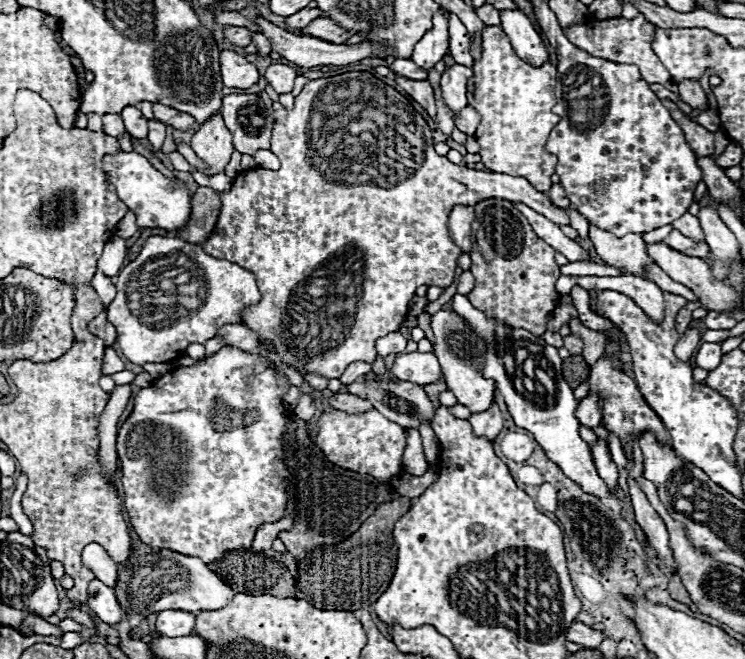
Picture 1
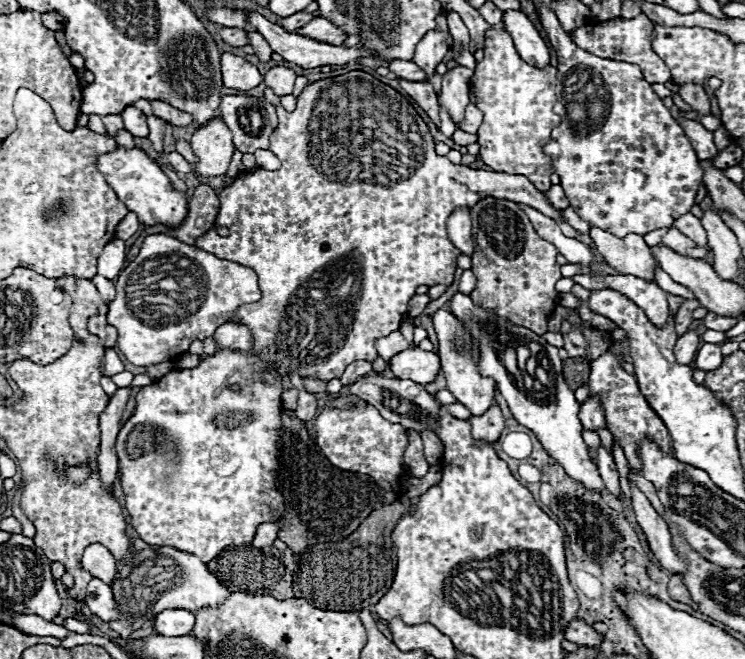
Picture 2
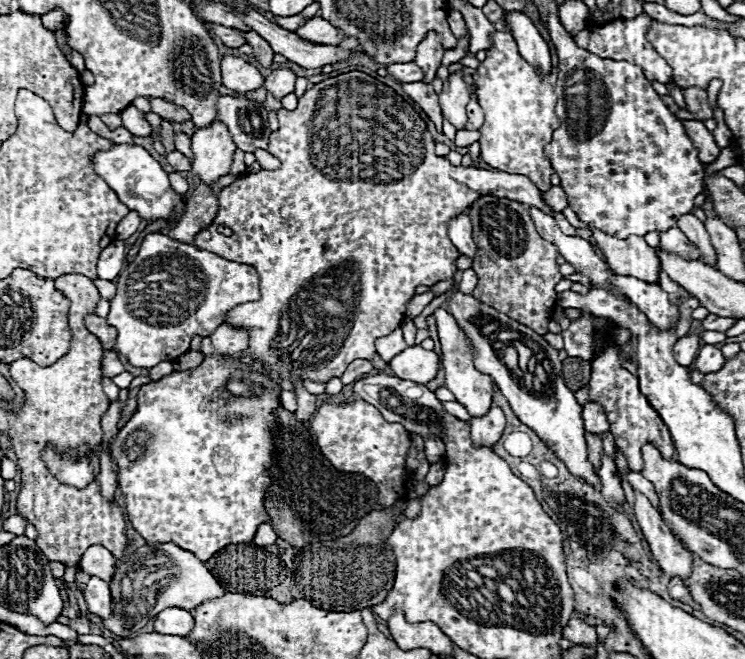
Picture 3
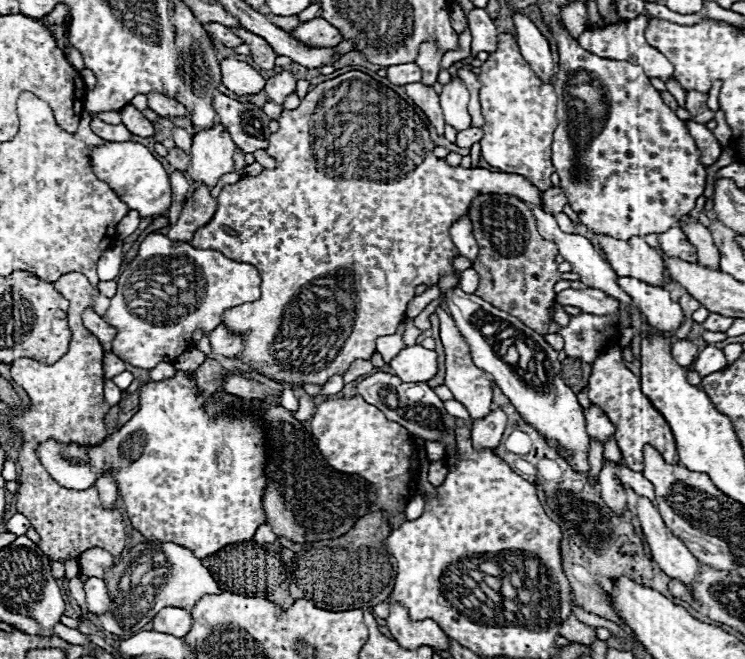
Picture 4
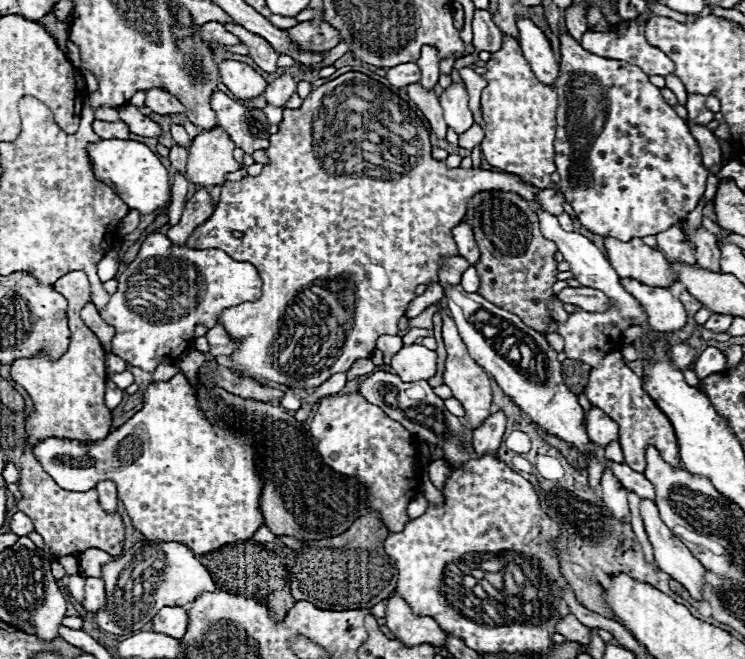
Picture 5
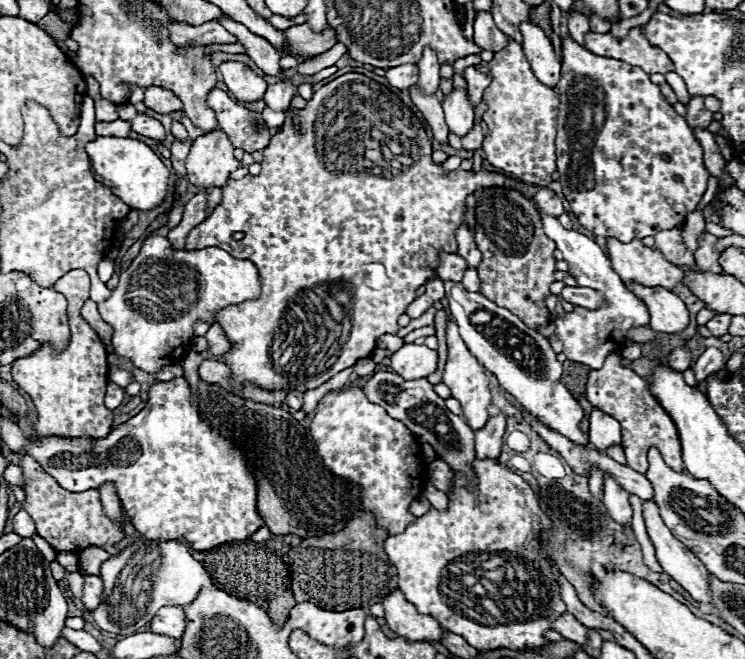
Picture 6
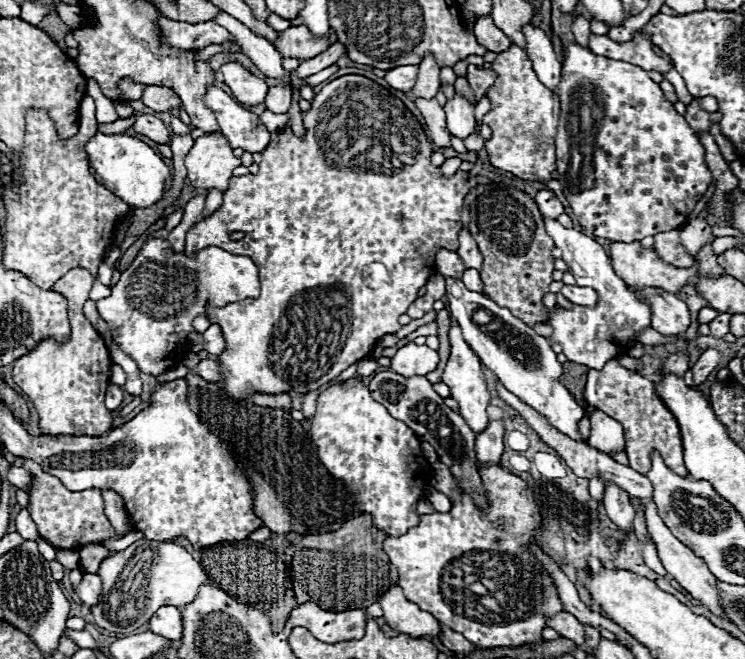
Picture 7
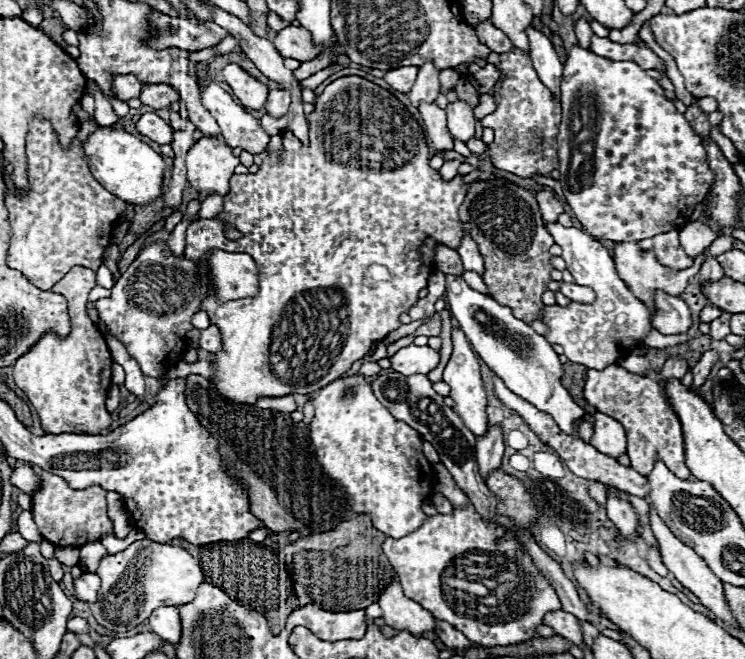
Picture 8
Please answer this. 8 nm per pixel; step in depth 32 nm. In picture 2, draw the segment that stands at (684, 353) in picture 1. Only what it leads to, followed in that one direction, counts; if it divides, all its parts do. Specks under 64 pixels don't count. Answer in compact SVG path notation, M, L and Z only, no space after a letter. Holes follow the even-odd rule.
M686 332L684 336L680 336L678 342L676 342L676 346L674 346L676 360L680 364L690 364L694 360L694 356L696 356L698 342L700 342L700 336L696 332Z

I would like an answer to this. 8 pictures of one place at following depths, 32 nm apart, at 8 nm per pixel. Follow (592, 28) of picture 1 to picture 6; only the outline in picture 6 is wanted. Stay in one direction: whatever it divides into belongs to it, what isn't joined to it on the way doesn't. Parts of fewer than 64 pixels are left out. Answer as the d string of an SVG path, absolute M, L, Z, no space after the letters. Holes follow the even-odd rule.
M642 28L630 30L630 36L626 40L614 40L610 34L590 32L586 36L586 48L598 56L606 56L606 58L640 66L648 74L652 72L666 74L674 70L674 64L670 62L670 58L644 38Z

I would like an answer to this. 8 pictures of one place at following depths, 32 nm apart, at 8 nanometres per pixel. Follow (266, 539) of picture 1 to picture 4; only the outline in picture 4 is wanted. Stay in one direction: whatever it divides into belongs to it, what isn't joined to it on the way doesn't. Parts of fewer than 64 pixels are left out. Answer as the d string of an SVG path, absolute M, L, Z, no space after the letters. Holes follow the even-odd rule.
M262 524L258 530L256 530L256 534L254 534L254 542L256 544L272 544L272 542L276 542L276 534L272 532L272 528L268 526L268 524Z

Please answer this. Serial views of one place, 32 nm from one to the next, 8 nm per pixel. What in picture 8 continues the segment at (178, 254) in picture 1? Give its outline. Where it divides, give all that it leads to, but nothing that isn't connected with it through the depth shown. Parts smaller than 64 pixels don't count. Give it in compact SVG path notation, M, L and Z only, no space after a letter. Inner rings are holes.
M166 242L150 244L140 252L140 256L130 264L130 268L114 284L112 296L96 302L98 316L106 322L112 334L126 346L128 354L138 362L144 376L160 378L168 368L178 364L180 352L186 348L186 332L192 328L190 318L194 312L200 312L200 302L206 292L204 280L202 276L198 276L196 268L198 268L196 262L172 256ZM212 250L208 254L210 280L222 302L254 296L258 292L258 266L244 252Z

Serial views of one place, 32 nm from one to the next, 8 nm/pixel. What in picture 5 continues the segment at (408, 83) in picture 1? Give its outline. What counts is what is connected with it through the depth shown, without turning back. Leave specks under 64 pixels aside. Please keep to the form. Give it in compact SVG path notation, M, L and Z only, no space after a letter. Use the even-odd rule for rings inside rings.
M410 84L408 86L408 96L410 100L422 110L422 114L426 116L426 120L430 122L430 128L432 132L440 138L440 140L446 140L446 122L442 118L442 108L440 108L440 100L434 92L428 92L424 90L420 84Z

